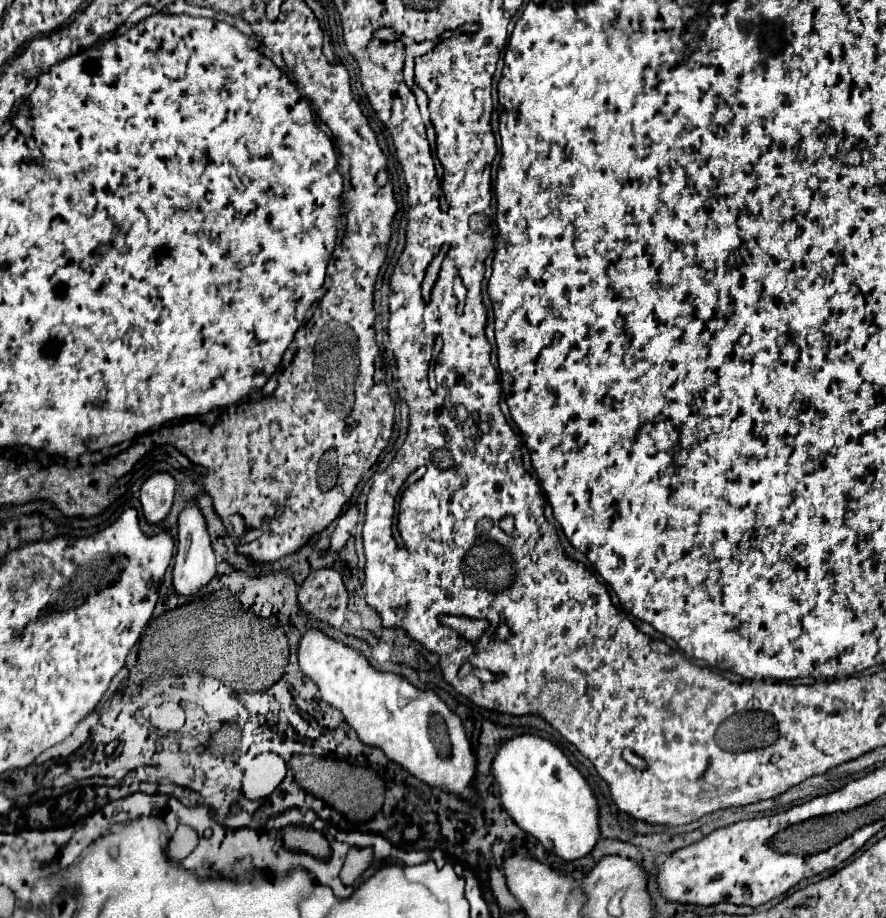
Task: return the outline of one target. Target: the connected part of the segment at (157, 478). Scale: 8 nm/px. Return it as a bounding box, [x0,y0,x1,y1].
[140,472,176,524]

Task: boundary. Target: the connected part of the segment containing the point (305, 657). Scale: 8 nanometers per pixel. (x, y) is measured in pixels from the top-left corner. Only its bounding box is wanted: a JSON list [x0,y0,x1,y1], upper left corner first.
[298,628,476,802]

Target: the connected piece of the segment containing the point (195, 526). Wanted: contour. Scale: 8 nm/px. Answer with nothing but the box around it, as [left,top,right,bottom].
[174,504,216,596]

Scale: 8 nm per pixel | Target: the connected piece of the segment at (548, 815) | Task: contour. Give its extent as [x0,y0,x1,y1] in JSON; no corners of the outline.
[490,734,600,860]

